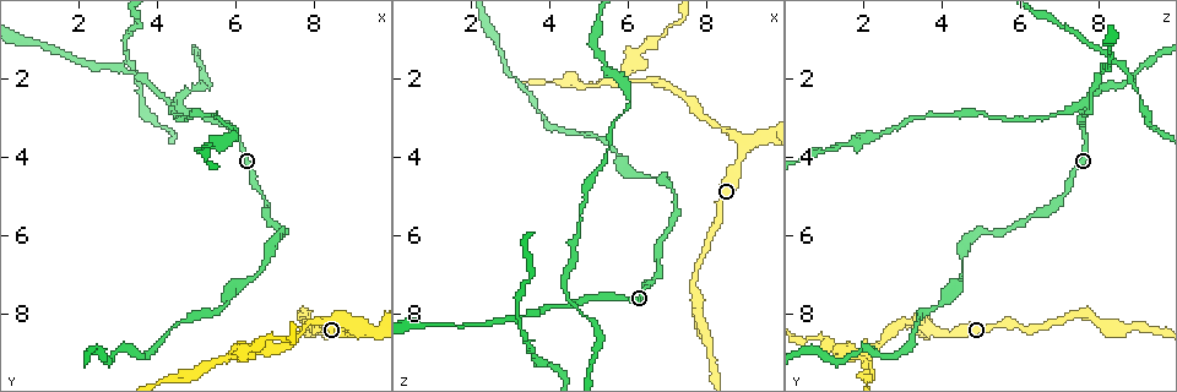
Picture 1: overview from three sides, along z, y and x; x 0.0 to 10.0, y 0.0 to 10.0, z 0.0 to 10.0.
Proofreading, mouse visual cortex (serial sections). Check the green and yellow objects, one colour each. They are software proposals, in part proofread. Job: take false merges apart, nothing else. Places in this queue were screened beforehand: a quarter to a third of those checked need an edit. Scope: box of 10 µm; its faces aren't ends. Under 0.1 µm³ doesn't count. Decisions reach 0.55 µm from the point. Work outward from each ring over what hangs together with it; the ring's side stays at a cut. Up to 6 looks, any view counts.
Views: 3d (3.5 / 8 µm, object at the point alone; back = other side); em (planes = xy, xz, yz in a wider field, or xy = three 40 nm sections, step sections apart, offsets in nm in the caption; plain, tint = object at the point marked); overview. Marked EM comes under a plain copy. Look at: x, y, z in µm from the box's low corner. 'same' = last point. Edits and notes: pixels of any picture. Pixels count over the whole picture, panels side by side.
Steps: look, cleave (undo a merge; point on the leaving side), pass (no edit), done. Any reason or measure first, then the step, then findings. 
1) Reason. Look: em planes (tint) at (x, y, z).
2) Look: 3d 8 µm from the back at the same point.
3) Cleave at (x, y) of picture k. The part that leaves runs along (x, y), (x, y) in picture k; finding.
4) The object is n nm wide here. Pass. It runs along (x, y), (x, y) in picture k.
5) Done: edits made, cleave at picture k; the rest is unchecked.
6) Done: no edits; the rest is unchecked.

Thin neck. Look: 3d 3.5 µm at (6.70, 6.85, 4.55).

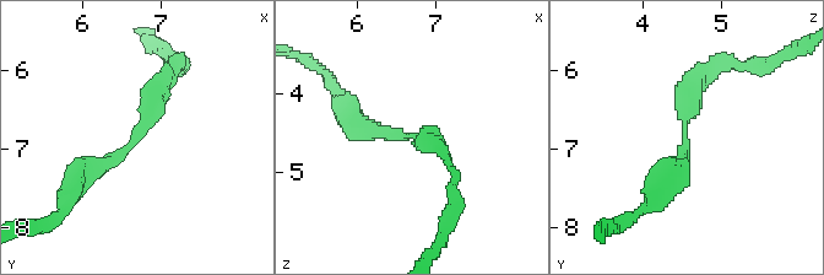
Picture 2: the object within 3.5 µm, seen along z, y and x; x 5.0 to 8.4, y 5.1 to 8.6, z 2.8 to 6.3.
The arms are 250, 300 nm wide. Look: em xy step 2 (tint) at (6.70, 6.80, 4.50).

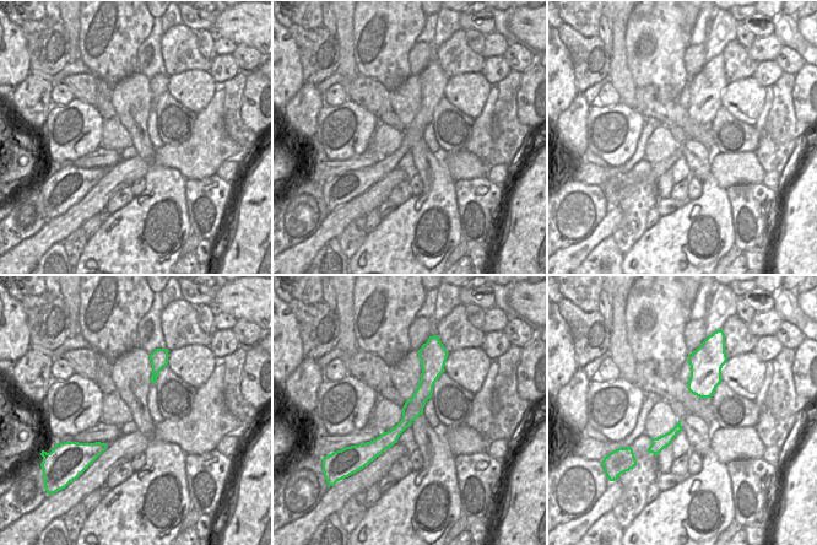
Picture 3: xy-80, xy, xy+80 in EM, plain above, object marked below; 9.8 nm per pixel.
Pass. It runs along (429, 363), (409, 417), (375, 452) in picture 3; all the same cell.

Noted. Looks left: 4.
A fork. Look: 3d 8 µm at (8.95, 8.40, 3.65).

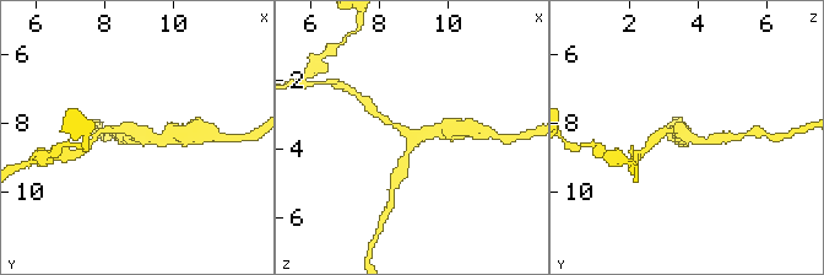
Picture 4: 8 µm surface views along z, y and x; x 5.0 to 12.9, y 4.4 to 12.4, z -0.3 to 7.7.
Look: 3d 3.5 µm at the same point.

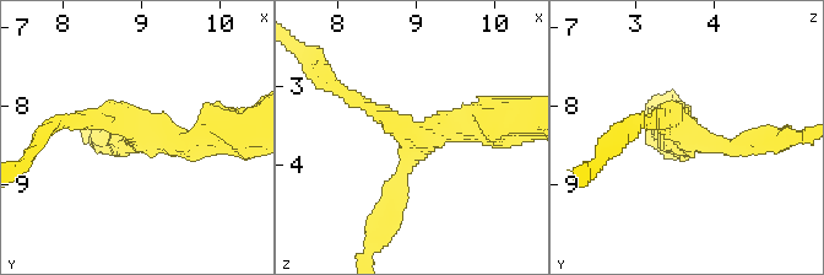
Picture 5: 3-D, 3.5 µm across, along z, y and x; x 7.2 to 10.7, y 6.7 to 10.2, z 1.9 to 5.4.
3 arms meet here; the arms are 200, 300, 300 nm wide. Look: em xy step 3 (tint) at (9.00, 8.35, 3.70).

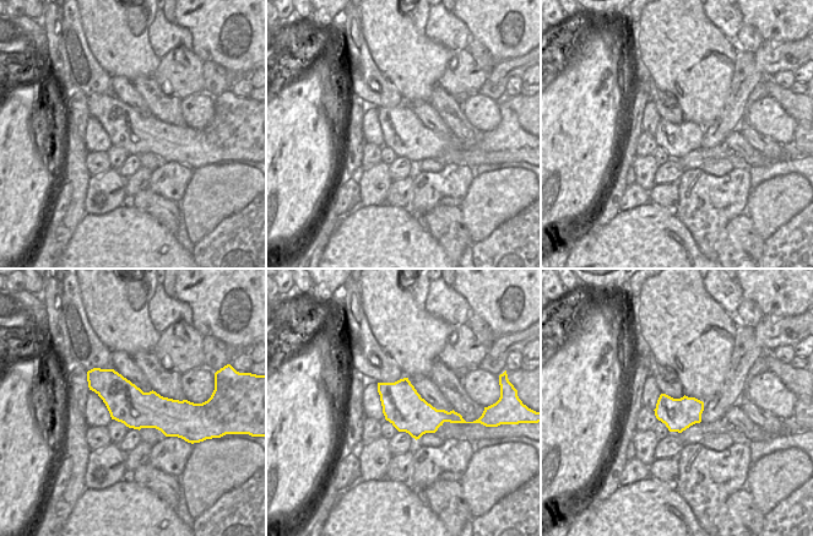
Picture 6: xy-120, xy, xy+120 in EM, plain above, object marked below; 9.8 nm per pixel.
The object is 400 nm wide here. Pass. It runs along (389, 210), (416, 138), (351, 97) in picture 5; continuous, no second cell.

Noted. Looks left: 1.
Done: no edits; the rest is unchecked.

